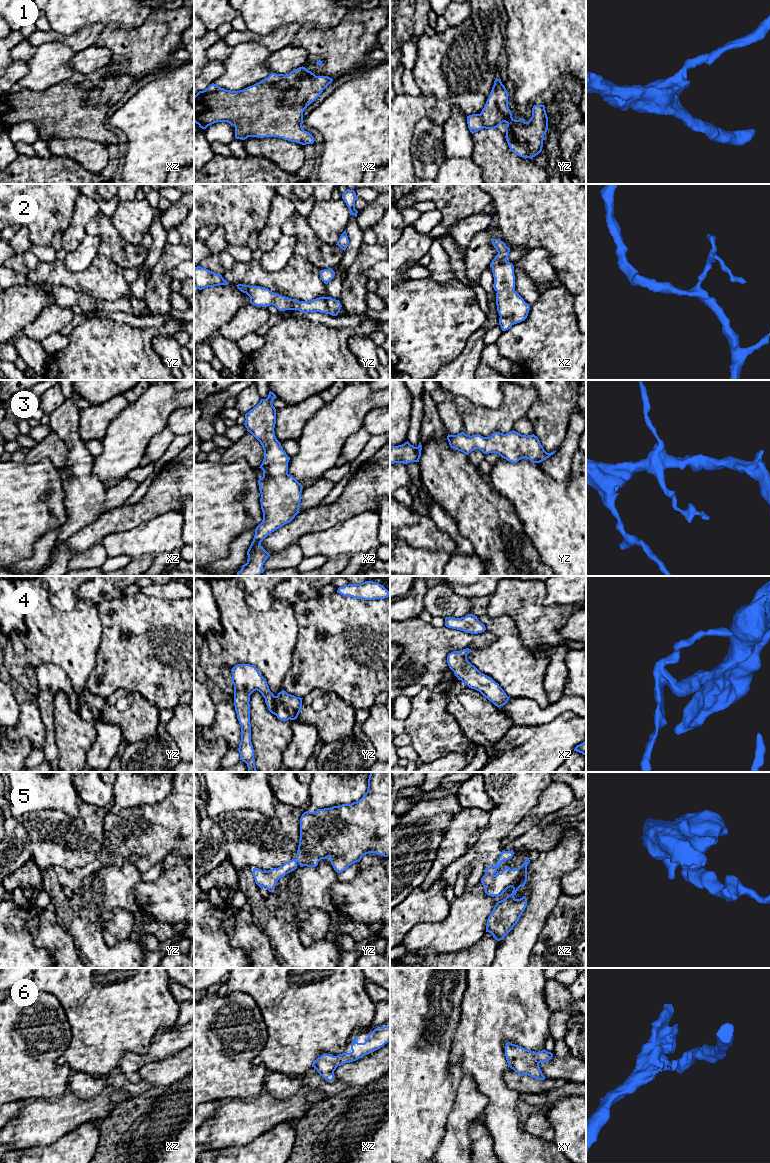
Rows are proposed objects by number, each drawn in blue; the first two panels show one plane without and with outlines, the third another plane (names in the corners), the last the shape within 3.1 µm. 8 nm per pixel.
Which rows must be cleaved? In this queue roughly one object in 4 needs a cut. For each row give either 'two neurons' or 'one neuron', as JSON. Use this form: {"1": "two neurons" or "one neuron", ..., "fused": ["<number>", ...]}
{"1": "one neuron", "2": "one neuron", "3": "one neuron", "4": "one neuron", "5": "one neuron", "6": "one neuron", "fused": []}

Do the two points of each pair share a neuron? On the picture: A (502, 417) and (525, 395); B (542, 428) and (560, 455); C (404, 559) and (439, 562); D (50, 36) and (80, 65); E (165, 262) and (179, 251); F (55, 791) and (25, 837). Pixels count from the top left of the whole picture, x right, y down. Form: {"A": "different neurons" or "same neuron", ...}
{"A": "same neuron", "B": "different neurons", "C": "same neuron", "D": "different neurons", "E": "same neuron", "F": "different neurons"}

